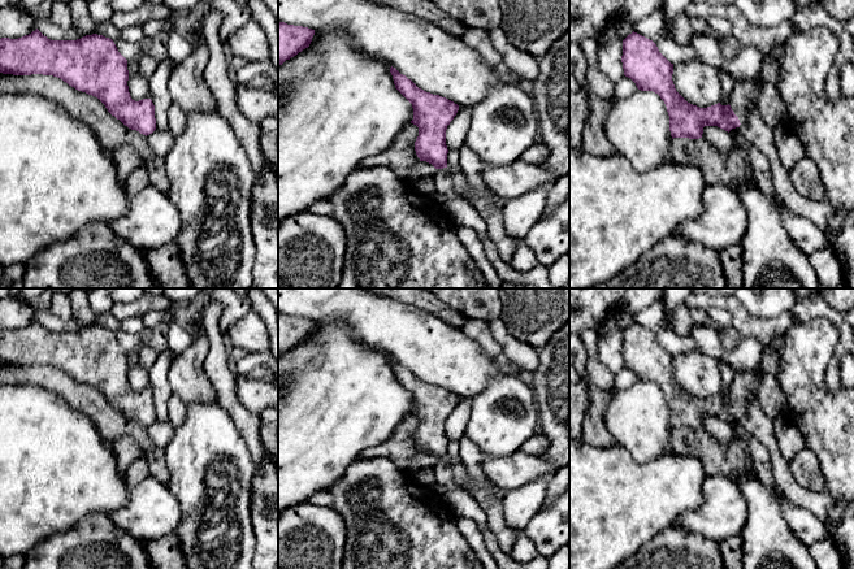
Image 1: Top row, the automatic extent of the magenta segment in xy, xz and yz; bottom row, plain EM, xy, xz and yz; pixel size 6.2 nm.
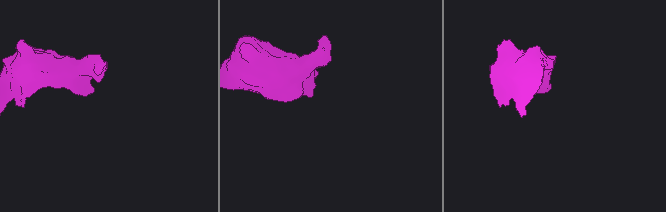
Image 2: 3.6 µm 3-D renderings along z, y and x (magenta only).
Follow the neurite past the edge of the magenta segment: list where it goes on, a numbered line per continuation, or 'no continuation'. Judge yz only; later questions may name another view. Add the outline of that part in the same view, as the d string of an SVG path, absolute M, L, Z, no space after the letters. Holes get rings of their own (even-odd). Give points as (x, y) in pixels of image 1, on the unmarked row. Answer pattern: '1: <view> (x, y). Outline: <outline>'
1: yz (744, 385). Outline: M736 373L729 387L729 396L740 414L746 413L750 396L758 392L760 377L762 373Z

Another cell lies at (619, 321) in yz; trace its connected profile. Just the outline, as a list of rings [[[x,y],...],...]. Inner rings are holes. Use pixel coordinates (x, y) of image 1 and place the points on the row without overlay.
[[[621,309],[610,316],[607,321],[599,326],[598,334],[603,336],[611,331],[624,331],[633,322],[633,316]]]

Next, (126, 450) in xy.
[[[127,436],[120,438],[112,443],[112,449],[116,453],[117,468],[121,472],[126,469],[136,460],[142,459],[142,448]]]

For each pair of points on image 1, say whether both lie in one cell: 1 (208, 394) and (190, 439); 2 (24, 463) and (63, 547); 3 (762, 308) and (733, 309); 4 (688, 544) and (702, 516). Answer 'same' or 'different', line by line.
1: different
2: different
3: different
4: different

